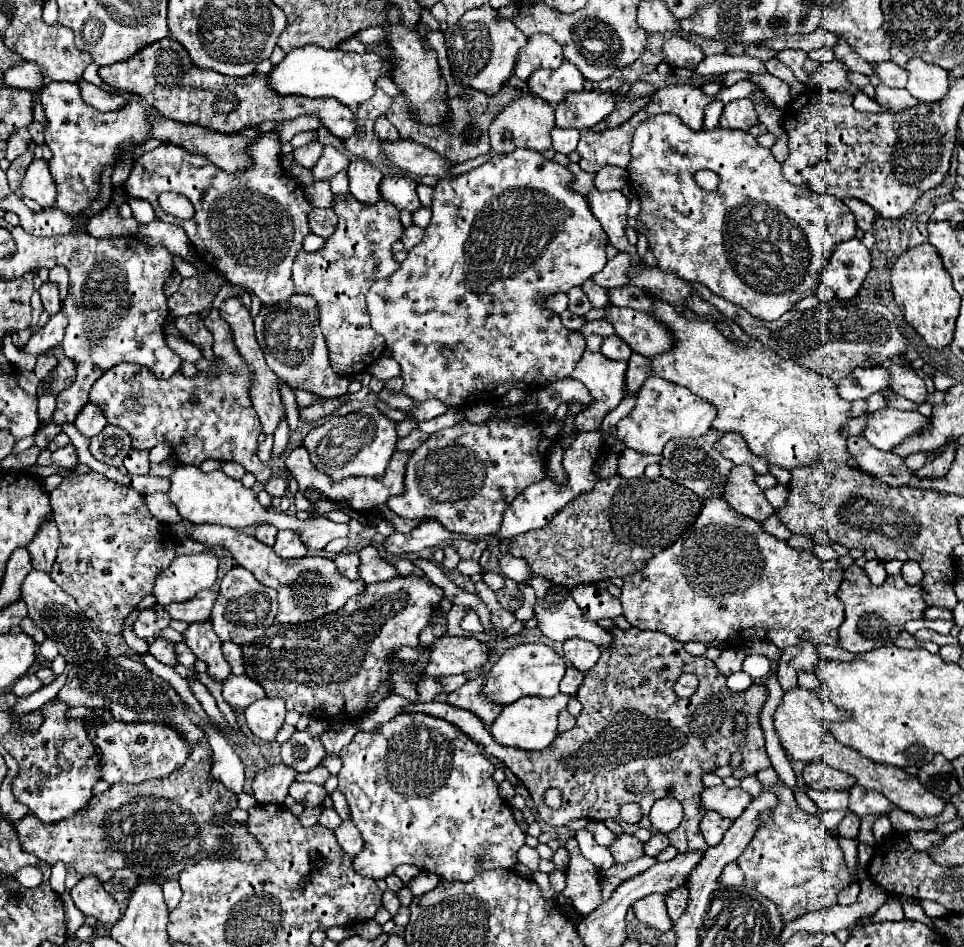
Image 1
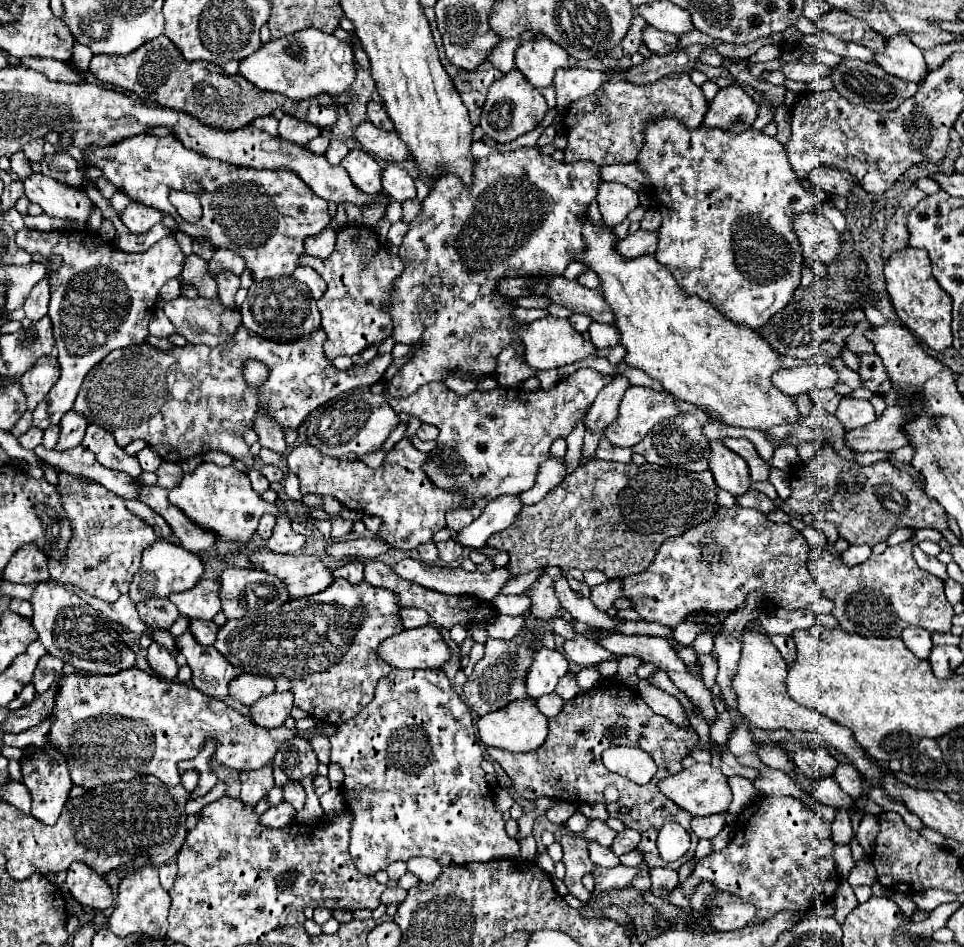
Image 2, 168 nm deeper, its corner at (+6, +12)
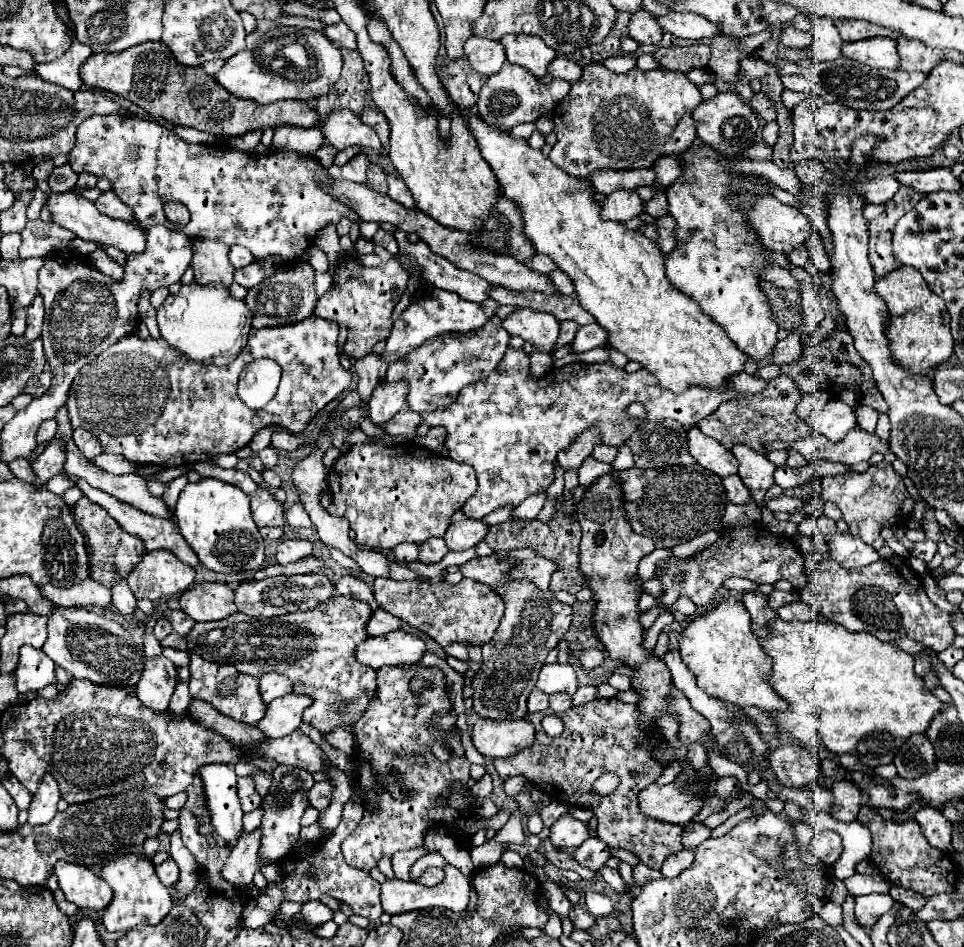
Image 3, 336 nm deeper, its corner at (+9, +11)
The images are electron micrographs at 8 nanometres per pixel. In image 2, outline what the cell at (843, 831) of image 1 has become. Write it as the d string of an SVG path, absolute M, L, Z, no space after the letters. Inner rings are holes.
M837 811L837 817L835 817L831 829L833 829L833 841L849 845L849 839L851 839L851 835L853 835L849 811Z

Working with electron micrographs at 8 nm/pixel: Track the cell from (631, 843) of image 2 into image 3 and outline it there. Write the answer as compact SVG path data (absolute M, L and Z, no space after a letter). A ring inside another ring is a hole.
M594 836L594 838L588 838L580 848L576 848L574 856L578 858L580 864L586 864L588 868L594 868L594 872L596 872L610 858L608 850L610 850L610 846Z

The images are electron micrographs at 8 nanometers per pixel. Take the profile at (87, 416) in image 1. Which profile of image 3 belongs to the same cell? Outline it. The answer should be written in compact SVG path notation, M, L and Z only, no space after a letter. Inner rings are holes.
M52 440L48 444L48 448L32 462L32 470L34 470L34 476L36 476L34 488L40 490L52 476L60 474L62 472L62 466L64 466L64 460L66 460L64 442Z

